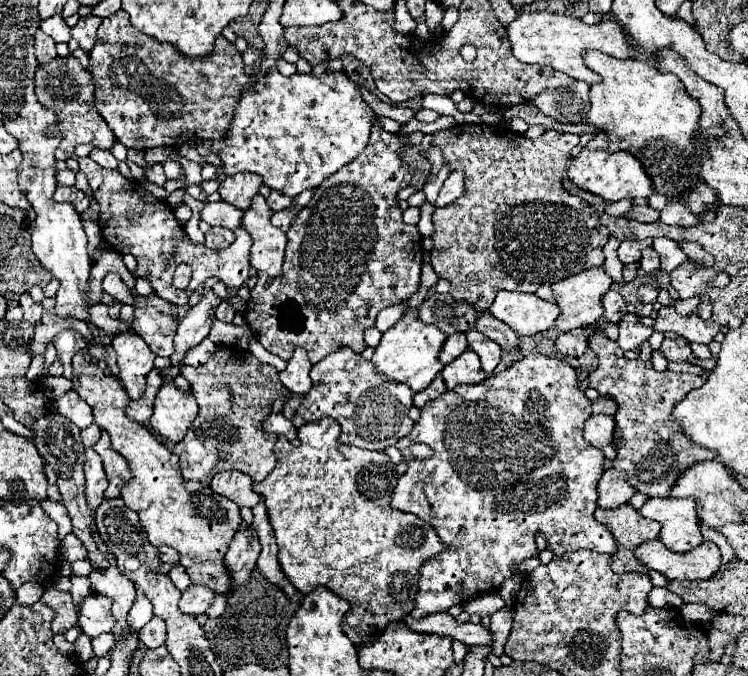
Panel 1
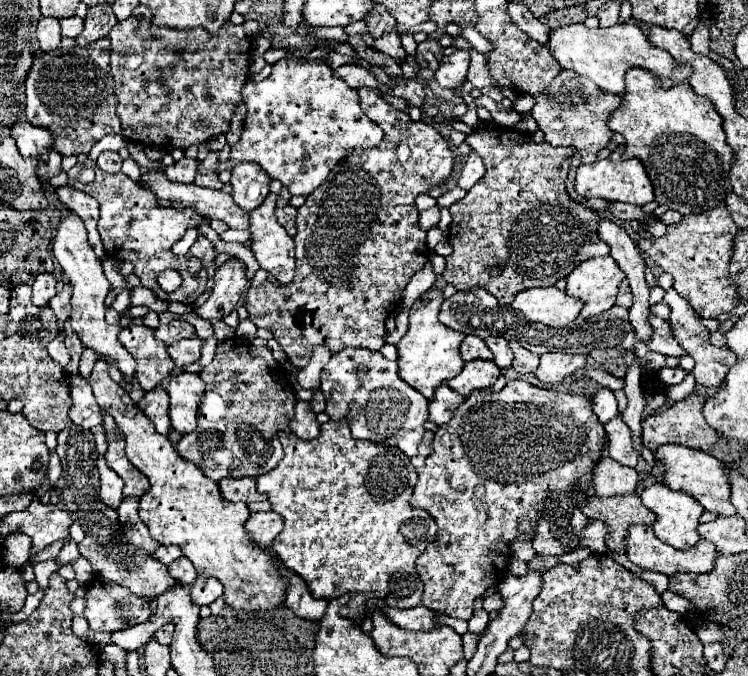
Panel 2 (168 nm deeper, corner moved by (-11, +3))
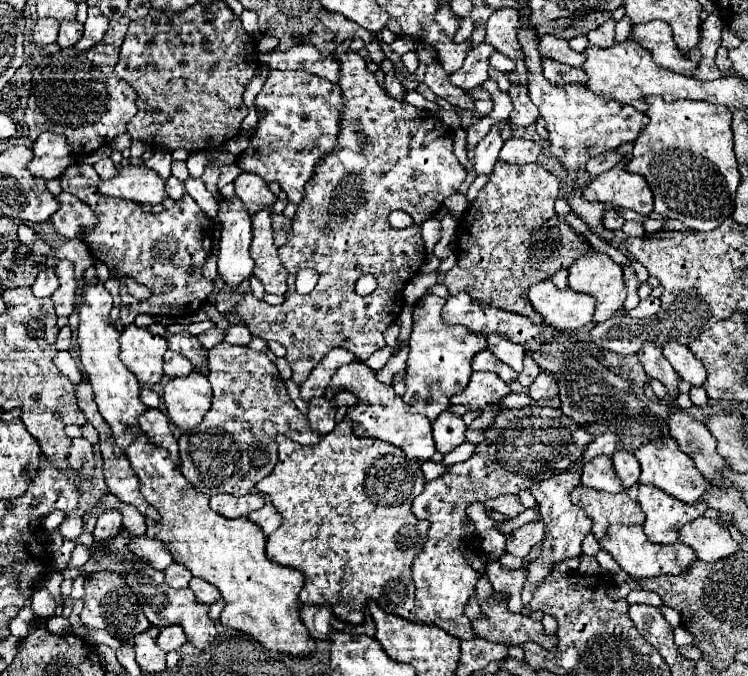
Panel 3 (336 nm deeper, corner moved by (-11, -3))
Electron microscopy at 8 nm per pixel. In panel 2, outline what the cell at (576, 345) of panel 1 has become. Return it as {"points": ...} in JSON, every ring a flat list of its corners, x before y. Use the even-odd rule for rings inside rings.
{"points":[[546,352,540,356,540,366,536,368,536,376,544,384,562,382,572,372,586,366,586,354,566,354,566,352]]}

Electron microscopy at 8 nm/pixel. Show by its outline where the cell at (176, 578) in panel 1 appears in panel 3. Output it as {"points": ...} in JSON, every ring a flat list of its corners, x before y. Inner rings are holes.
{"points":[[172,562,172,564,164,570,164,582,166,582,170,588,186,588,188,582,190,582,190,578,192,578,192,574,190,574,184,566,180,566,180,564,176,564,176,562]]}

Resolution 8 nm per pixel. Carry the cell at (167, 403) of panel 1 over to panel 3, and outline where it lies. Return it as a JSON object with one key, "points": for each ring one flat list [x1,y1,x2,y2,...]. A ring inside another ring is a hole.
{"points":[[192,370,186,378,172,378,164,386,168,418,182,430,196,428,212,402,212,388,204,374]]}

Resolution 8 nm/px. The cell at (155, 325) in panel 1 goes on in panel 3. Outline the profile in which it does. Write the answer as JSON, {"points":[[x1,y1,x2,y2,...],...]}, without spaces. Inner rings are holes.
{"points":[[180,332,180,334,174,334,168,338,170,342,170,348,174,352,180,352,182,356,186,356,196,368,204,368,208,366,208,352,202,348,200,340,188,332]]}

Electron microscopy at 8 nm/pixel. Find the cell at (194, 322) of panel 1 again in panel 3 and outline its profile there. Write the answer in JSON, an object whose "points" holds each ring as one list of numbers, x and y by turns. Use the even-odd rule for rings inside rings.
{"points":[[220,196,220,208,218,208,218,218,222,224,222,234,218,242,218,272,224,276,228,286,240,286,244,278,252,276,254,260,250,258,250,240,252,240,252,228,250,228,250,216,246,214,246,206,238,196,232,198,222,198]]}

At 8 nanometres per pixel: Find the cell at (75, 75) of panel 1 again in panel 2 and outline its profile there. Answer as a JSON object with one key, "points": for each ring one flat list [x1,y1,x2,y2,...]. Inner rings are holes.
{"points":[[102,38,88,46,56,48,34,58,32,72,26,78,26,116,28,122,46,128,54,134,54,148,64,156,88,154,90,148,106,134,120,134,120,120,116,116,116,96,110,74,110,40]]}

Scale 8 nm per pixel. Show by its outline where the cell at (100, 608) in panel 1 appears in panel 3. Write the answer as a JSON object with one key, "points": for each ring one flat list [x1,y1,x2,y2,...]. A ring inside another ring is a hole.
{"points":[[108,570,90,574,90,576,86,576,83,588,84,610,80,614,80,620,86,628,106,630,118,640,132,640,136,634,150,628,150,622,144,616,136,594,128,588,128,584,124,582,124,578,120,574,108,572]]}

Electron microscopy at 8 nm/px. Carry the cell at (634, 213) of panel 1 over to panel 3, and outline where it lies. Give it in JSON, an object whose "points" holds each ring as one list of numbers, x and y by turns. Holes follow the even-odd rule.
{"points":[[608,210,608,212,604,214,604,218,602,218,602,226,608,228,608,230,620,230,620,228,624,226,624,218,622,218,618,212]]}

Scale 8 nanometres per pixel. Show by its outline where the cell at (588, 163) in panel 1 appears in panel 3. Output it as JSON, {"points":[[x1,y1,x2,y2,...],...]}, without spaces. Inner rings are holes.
{"points":[[620,164,608,172,596,176,590,186,582,192,582,198,588,202,612,202,616,206,634,210,642,216,648,216,654,210,652,190,638,174,628,174]]}

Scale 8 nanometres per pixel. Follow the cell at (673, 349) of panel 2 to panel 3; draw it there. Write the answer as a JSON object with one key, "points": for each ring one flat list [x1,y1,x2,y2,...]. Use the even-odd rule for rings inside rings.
{"points":[[668,342,668,346,664,346,662,352,664,352,664,358,674,366,674,370,680,374,682,380,690,382,692,386,702,386,704,384,706,368,690,352,688,346,682,346,678,342]]}

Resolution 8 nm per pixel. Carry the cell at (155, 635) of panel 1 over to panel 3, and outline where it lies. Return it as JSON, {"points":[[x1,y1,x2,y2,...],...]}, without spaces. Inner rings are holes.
{"points":[[168,626,168,628,162,628,160,634,158,634,158,646,164,650,164,652,170,652,170,650,178,650,182,644,186,642,186,634,180,626]]}

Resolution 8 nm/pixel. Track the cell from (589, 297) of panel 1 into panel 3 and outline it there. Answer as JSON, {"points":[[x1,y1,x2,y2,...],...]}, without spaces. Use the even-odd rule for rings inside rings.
{"points":[[602,252,580,256,580,260,568,268,568,286,576,292,596,296,594,322,612,318,626,300,622,266]]}

